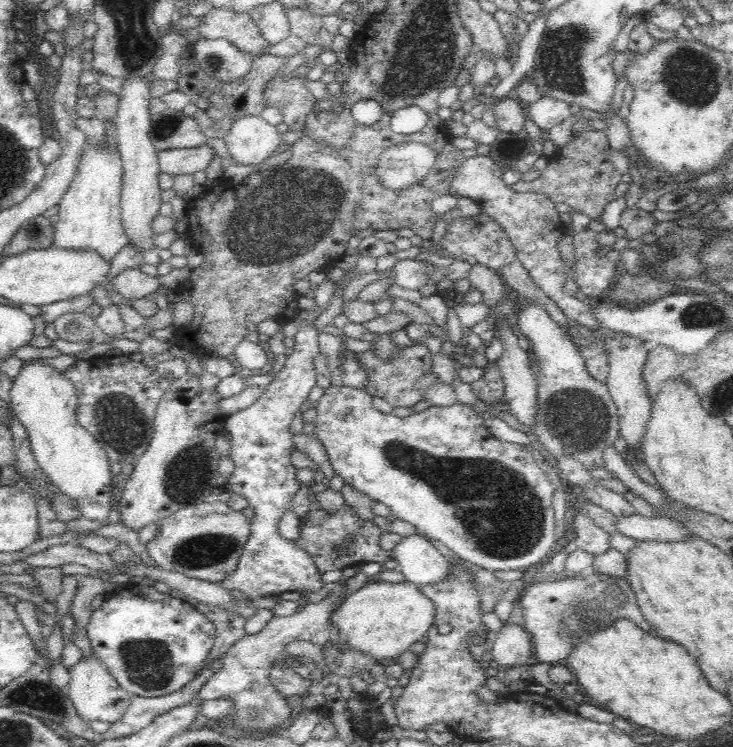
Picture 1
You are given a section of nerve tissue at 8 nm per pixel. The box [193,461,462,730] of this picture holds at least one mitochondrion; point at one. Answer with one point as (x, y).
(254, 714)

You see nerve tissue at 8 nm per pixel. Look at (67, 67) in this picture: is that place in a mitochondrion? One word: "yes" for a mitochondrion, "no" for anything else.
no

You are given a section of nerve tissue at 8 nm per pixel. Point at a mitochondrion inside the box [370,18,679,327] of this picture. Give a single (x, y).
(564, 69)

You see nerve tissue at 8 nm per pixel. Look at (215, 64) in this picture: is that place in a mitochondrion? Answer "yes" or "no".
yes

